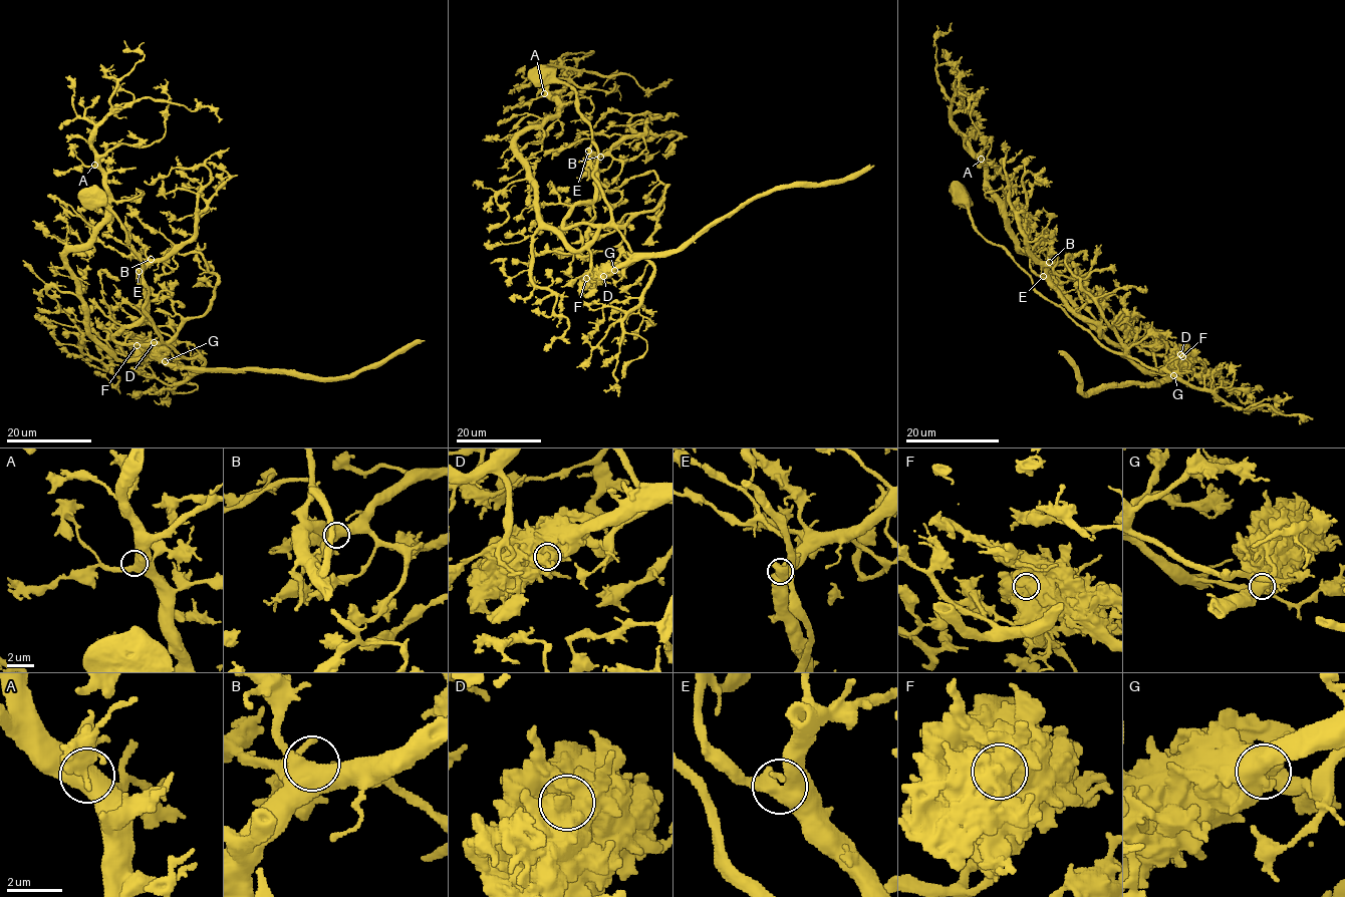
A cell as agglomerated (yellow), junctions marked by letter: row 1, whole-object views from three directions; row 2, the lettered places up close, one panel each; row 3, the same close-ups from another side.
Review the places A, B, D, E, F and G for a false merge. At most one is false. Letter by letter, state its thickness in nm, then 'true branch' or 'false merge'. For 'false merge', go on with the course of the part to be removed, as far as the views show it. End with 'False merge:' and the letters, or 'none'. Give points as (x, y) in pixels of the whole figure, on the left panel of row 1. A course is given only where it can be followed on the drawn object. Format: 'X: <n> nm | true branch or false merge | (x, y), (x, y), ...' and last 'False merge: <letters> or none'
A: 600 nm | true branch
B: 600 nm | true branch
D: 800 nm | true branch
E: 600 nm | true branch
F: 1400 nm | false merge | (137, 344), (149, 344), (168, 362), (184, 367), (289, 370), (326, 377), (353, 376), (425, 340)
G: 750 nm | true branch
False merge: F

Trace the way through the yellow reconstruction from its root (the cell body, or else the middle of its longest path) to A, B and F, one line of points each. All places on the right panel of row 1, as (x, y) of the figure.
A: (959, 191), (974, 227), (999, 245), (1038, 291), (1106, 347), (1151, 373), (1108, 342), (1018, 246), (981, 159)
B: (959, 191), (974, 227), (999, 245), (1038, 291), (1060, 305), (1062, 295), (1049, 281), (1049, 262)
F: (959, 191), (974, 227), (999, 245), (1038, 291), (1106, 347), (1150, 372), (1171, 376), (1178, 372), (1183, 356)

